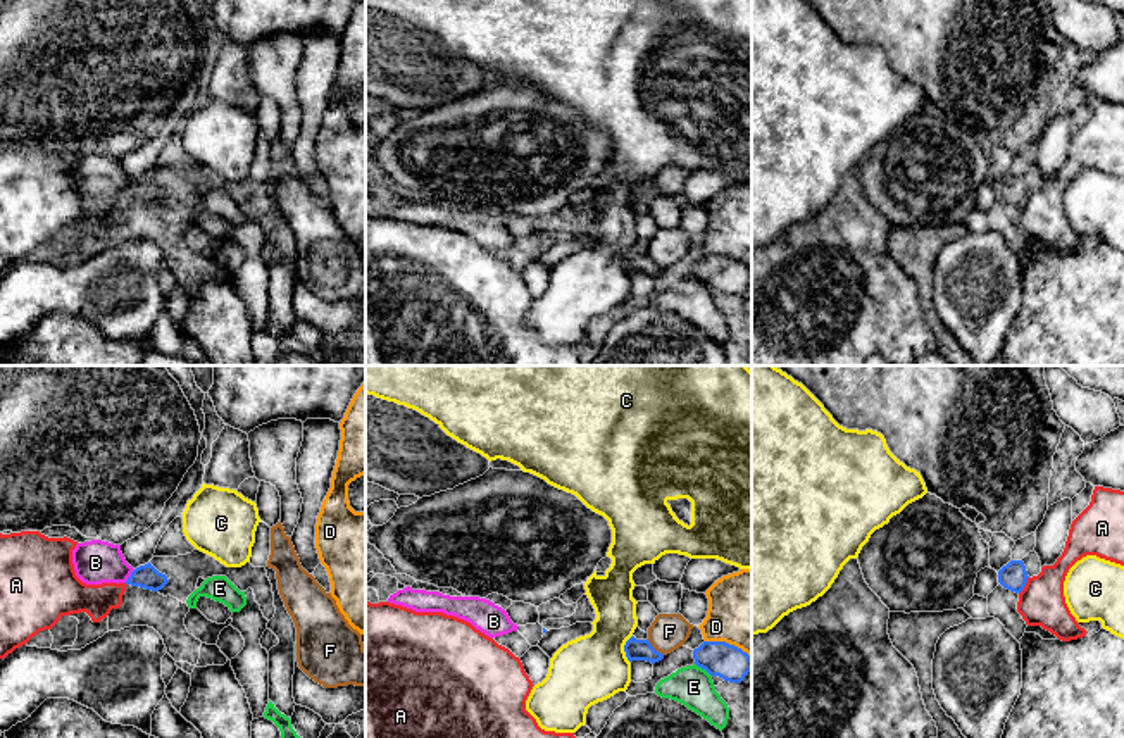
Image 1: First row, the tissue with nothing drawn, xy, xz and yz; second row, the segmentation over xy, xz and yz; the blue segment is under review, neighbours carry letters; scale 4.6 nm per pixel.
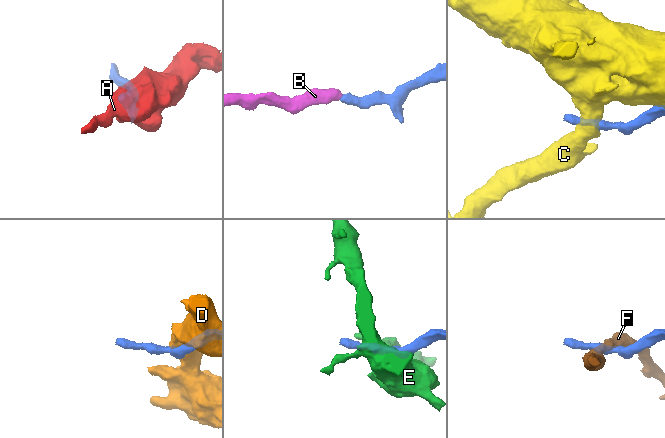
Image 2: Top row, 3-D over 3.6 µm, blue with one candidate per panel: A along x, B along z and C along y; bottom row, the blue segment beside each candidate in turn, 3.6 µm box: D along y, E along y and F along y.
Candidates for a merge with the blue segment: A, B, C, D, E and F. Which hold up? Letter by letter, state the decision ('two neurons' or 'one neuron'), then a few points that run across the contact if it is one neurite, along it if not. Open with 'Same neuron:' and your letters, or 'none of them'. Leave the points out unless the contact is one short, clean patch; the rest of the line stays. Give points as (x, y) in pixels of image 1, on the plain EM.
Same neuron: B
A: two neurons; line yz (1028, 190), (1019, 207)
B: one neuron; line xy (145, 190), (130, 190), (104, 176), (95, 176)
C: two neurons
D: two neurons
E: two neurons
F: two neurons

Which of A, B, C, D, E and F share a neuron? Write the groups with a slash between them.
A / B / C / D / E / F

